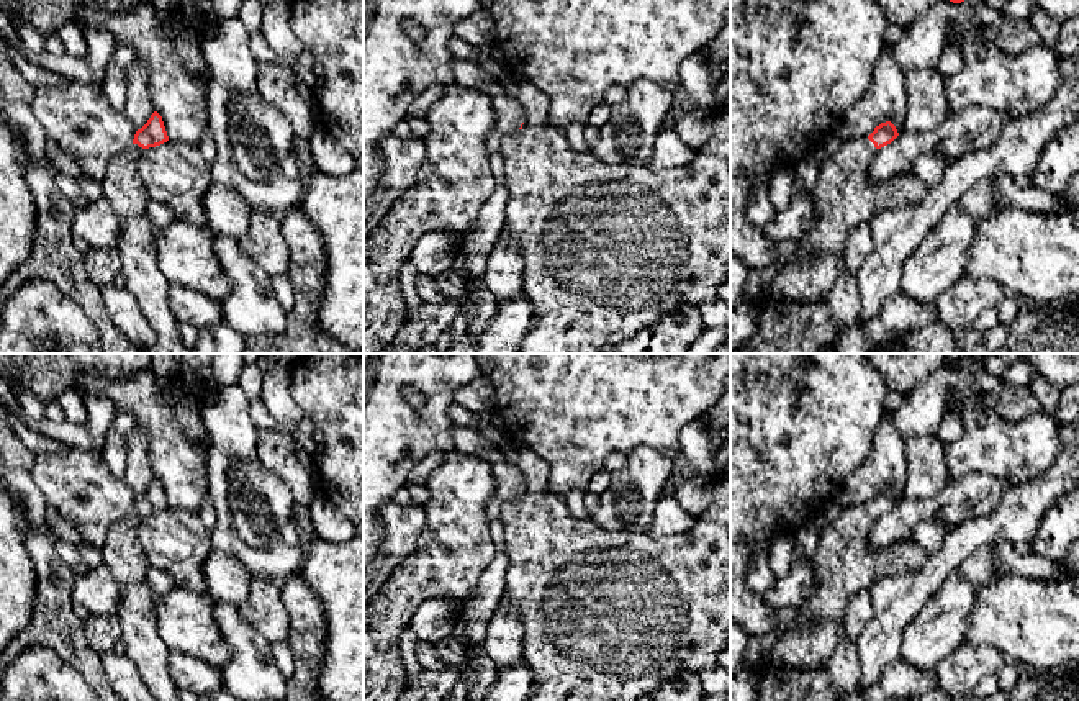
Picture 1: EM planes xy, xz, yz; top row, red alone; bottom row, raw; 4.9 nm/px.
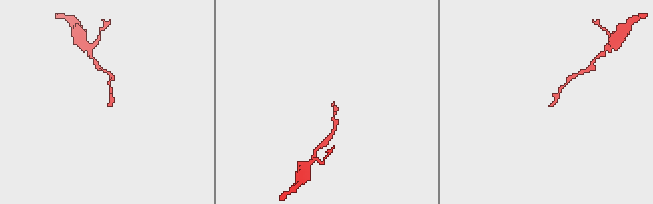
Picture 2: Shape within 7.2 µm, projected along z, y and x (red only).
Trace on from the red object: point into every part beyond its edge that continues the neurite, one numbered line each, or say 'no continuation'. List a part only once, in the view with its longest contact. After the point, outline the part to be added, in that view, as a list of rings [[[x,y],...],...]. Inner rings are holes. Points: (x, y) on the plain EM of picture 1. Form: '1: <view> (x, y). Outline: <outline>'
1: yz (844, 564). Outline: [[[868,504],[845,506],[838,518],[825,524],[812,555],[815,570],[815,590],[807,601],[799,603],[799,631],[809,631],[819,619],[843,622],[850,599],[884,577],[899,577],[920,568],[927,560],[927,550],[912,537],[886,549],[869,549],[866,537],[876,522],[876,514]]]

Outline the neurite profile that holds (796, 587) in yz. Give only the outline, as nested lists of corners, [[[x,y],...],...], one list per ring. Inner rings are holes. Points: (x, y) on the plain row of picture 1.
[[[794,560],[789,572],[776,578],[774,585],[763,595],[763,599],[773,611],[779,613],[807,601],[815,585],[812,560]]]

